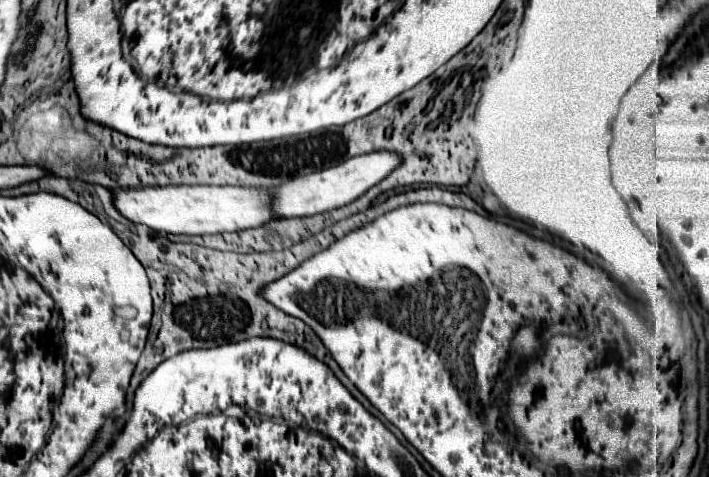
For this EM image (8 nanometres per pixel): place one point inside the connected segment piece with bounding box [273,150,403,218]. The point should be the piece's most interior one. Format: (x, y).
(334, 187)

